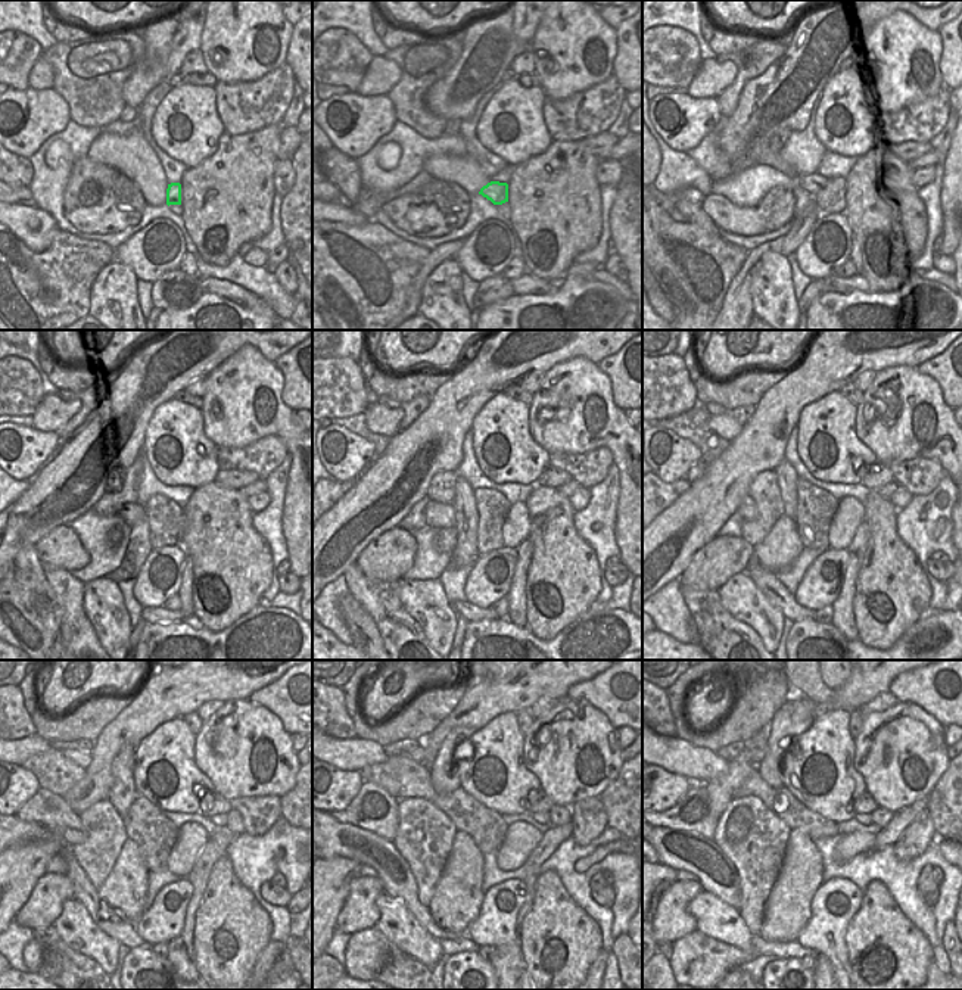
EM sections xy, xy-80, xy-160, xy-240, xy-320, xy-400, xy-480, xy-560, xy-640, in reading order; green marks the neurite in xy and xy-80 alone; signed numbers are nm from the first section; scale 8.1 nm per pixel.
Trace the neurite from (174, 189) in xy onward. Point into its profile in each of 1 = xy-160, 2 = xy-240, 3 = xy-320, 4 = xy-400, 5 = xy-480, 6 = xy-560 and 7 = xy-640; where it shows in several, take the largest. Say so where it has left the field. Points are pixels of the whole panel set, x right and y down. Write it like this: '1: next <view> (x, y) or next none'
1: next xy-160 (812, 184)
2: next xy-240 (130, 513)
3: next xy-320 (438, 514)
4: next xy-400 (747, 508)
5: next xy-480 (50, 811)
6: next xy-560 (373, 809)
7: next xy-640 (693, 812)

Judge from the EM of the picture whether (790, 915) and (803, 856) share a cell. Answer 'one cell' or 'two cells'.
one cell

